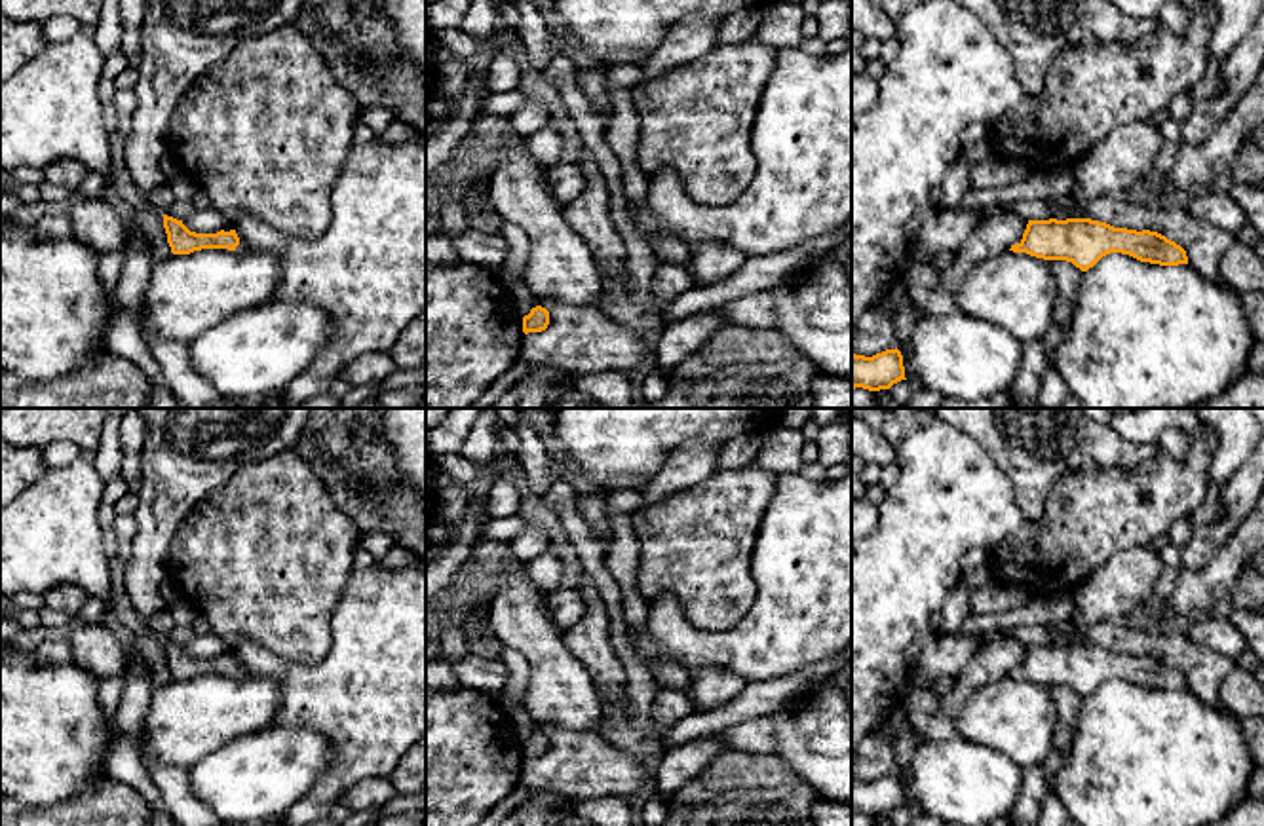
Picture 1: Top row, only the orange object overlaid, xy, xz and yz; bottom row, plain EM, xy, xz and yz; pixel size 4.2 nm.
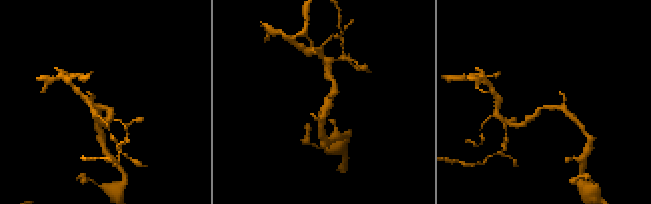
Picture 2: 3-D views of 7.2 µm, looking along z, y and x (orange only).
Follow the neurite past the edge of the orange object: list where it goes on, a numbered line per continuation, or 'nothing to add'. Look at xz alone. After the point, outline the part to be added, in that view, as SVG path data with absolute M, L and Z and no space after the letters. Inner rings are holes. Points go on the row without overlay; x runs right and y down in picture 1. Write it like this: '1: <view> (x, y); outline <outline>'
nothing to add

